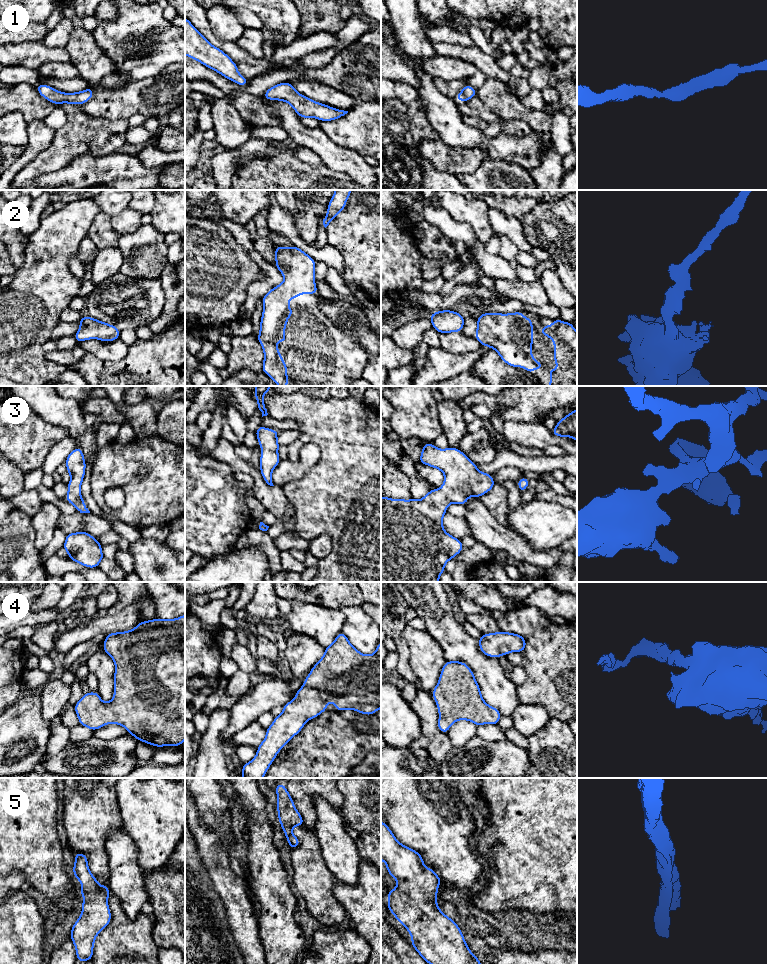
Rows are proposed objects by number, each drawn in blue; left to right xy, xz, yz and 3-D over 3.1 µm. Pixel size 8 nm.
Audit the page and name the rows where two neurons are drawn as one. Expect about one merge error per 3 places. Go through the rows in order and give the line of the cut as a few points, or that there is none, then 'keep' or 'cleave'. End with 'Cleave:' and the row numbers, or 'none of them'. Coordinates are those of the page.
1: no cut; keep
2: no cut; keep
3: no cut; keep
4: no cut; keep
5: no cut; keep
Cleave: none of them

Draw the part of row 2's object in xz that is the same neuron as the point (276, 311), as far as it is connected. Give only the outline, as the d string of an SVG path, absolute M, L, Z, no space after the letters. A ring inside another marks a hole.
M275 246L275 261L274 266L282 273L284 282L261 299L263 312L256 339L264 352L262 371L278 386L286 386L290 382L287 364L275 343L287 341L283 331L287 328L287 319L294 313L287 303L300 294L319 294L319 291L314 277L316 261L300 248Z

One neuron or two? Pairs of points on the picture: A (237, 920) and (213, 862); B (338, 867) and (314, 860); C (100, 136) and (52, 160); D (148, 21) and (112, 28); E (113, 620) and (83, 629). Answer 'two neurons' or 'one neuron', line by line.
A: one neuron
B: two neurons
C: one neuron
D: one neuron
E: one neuron

